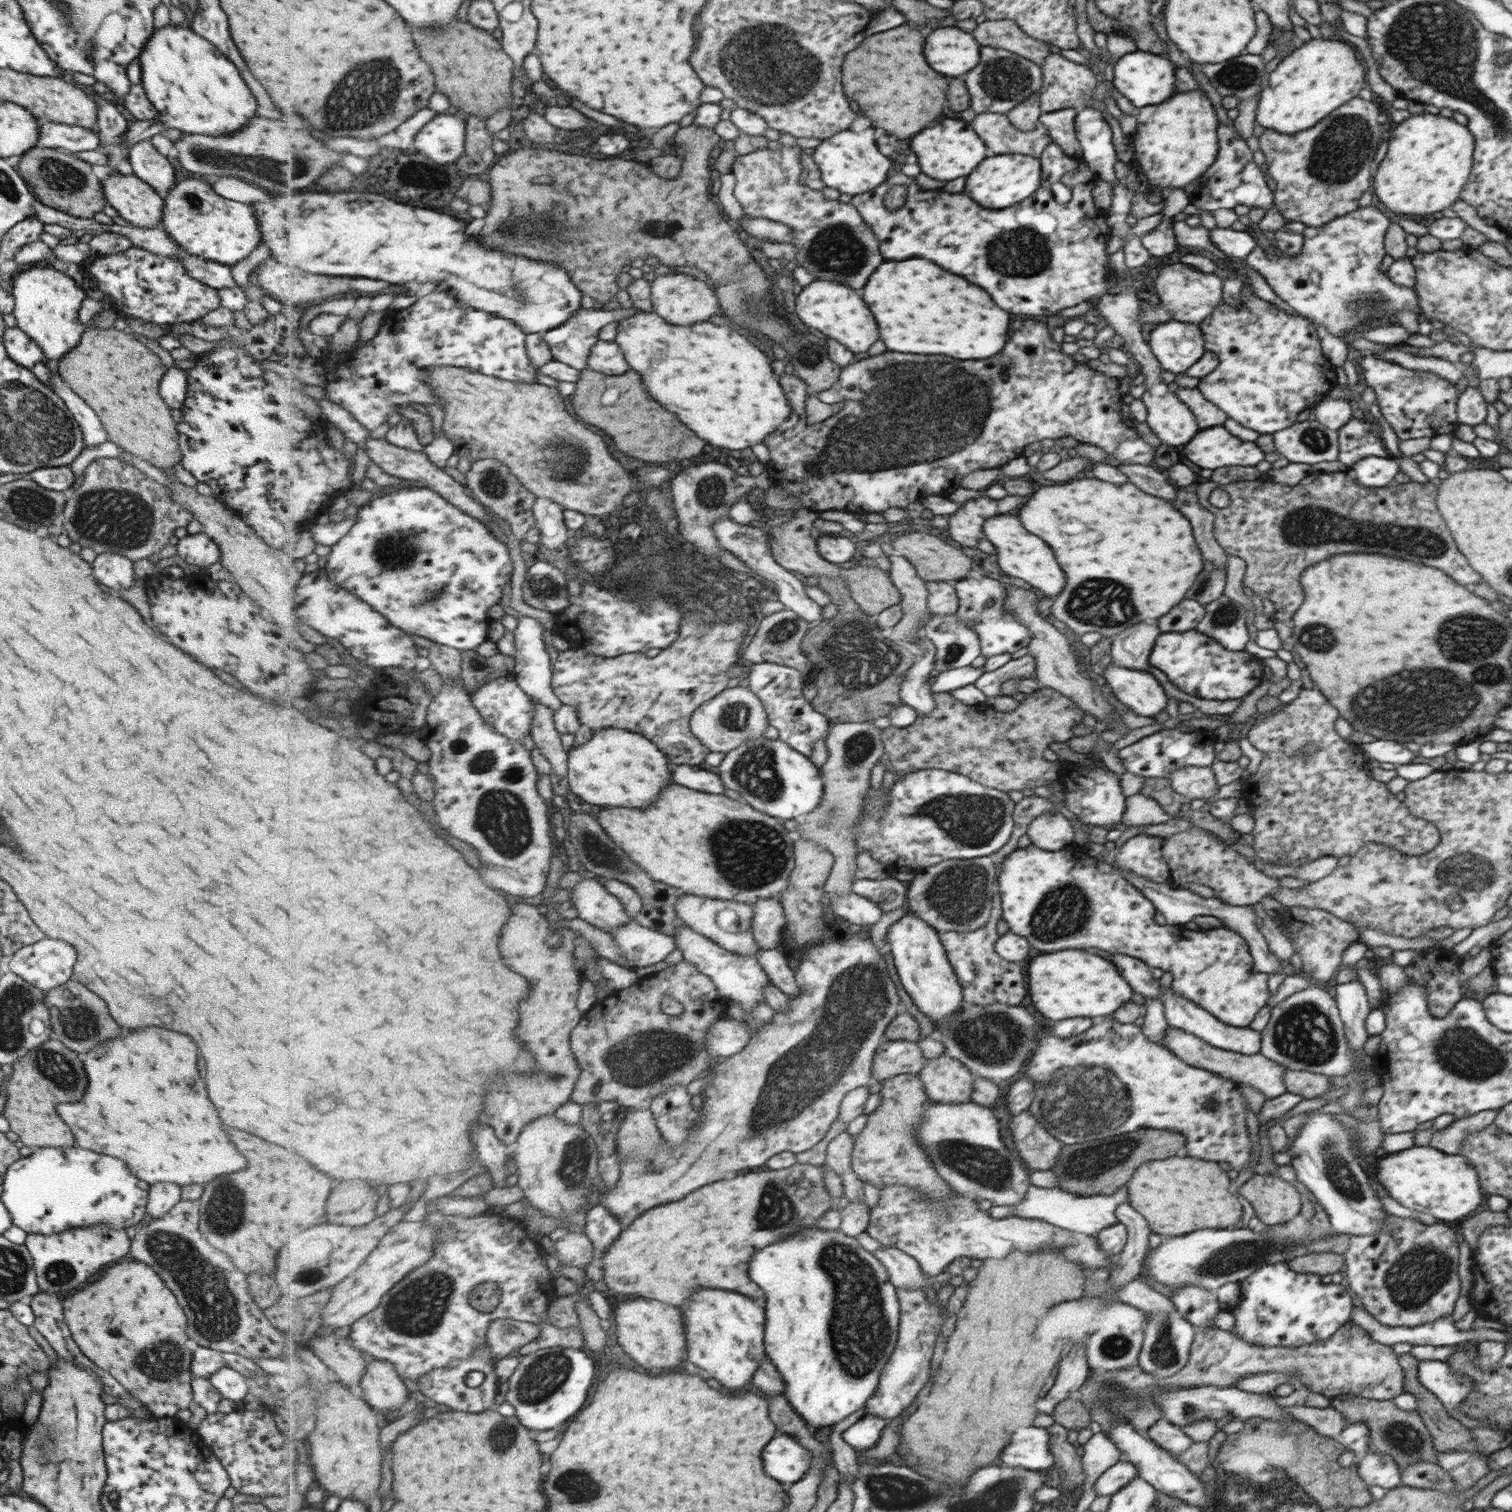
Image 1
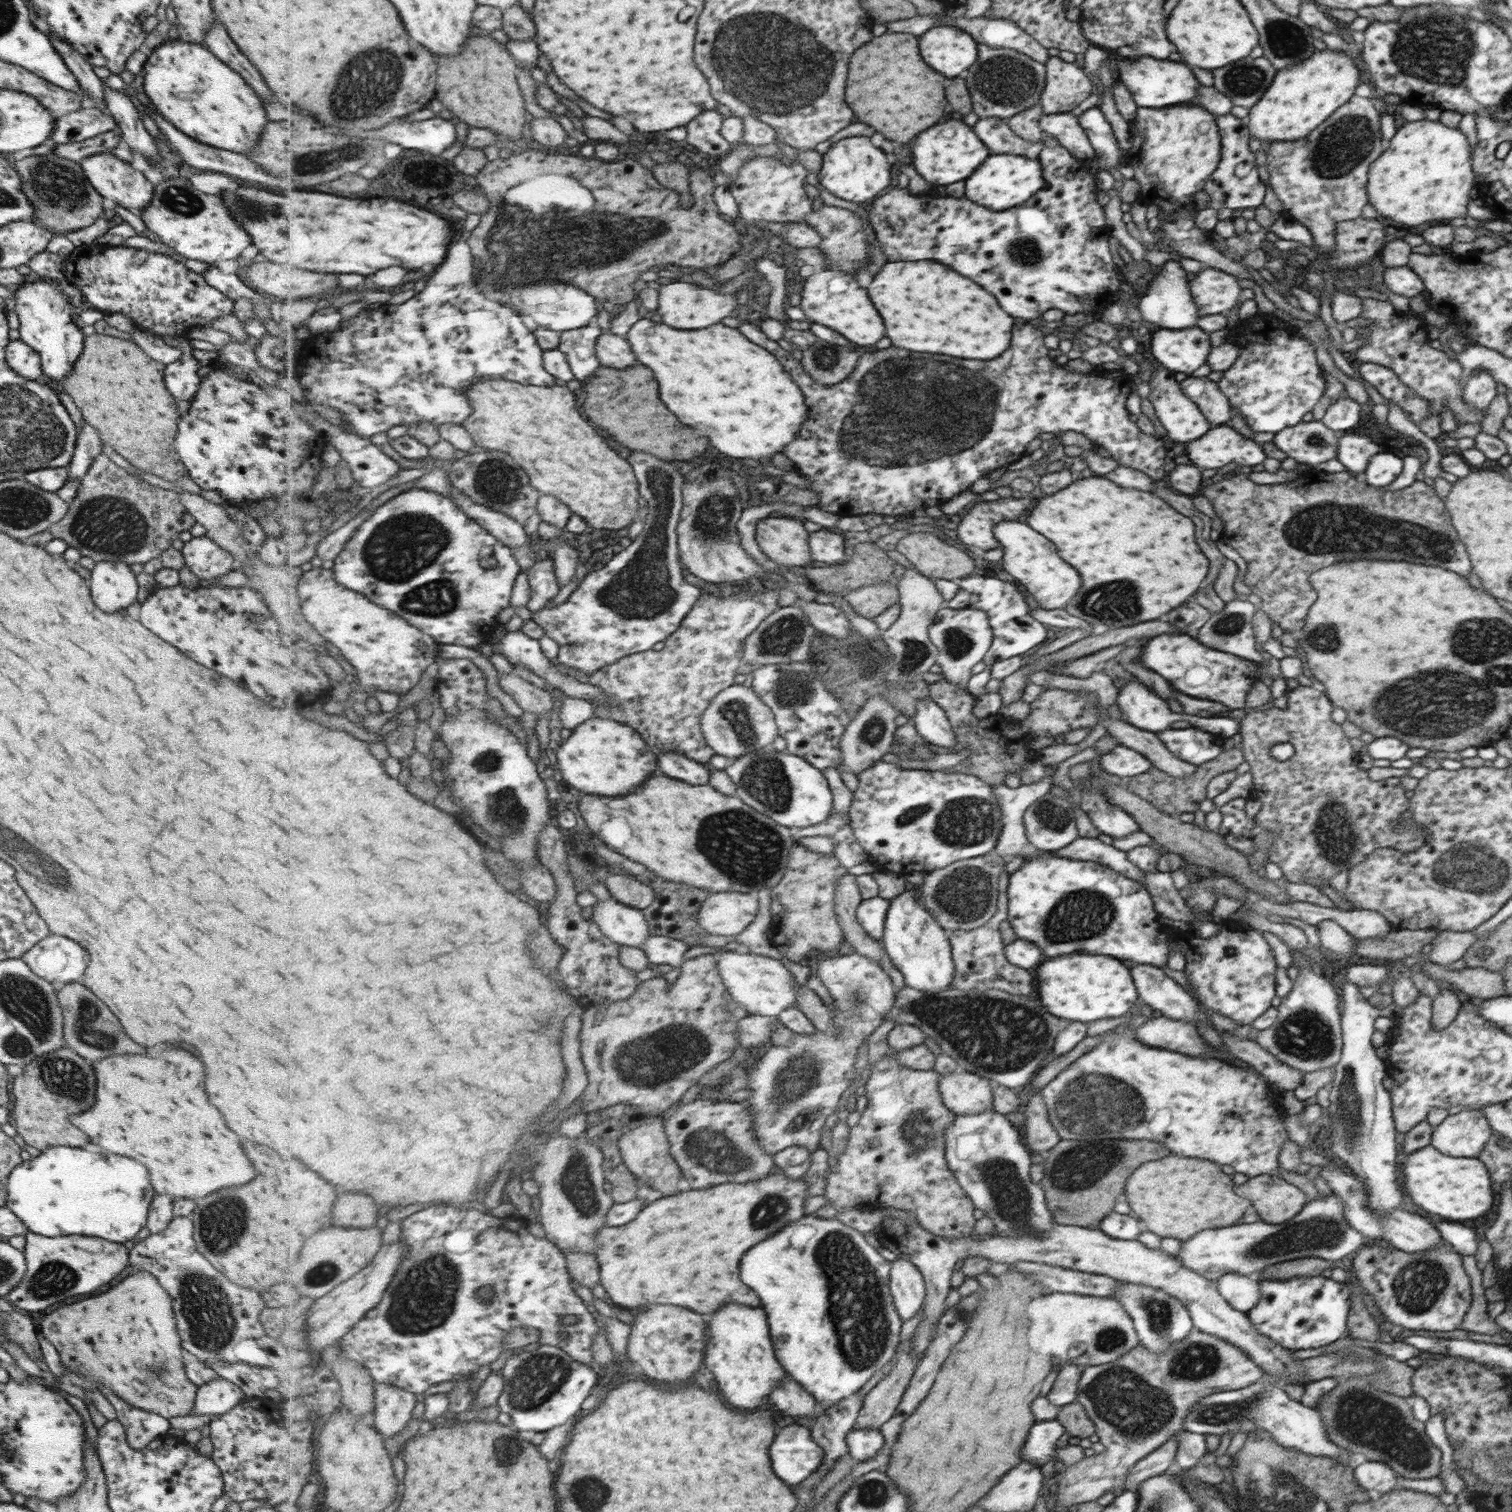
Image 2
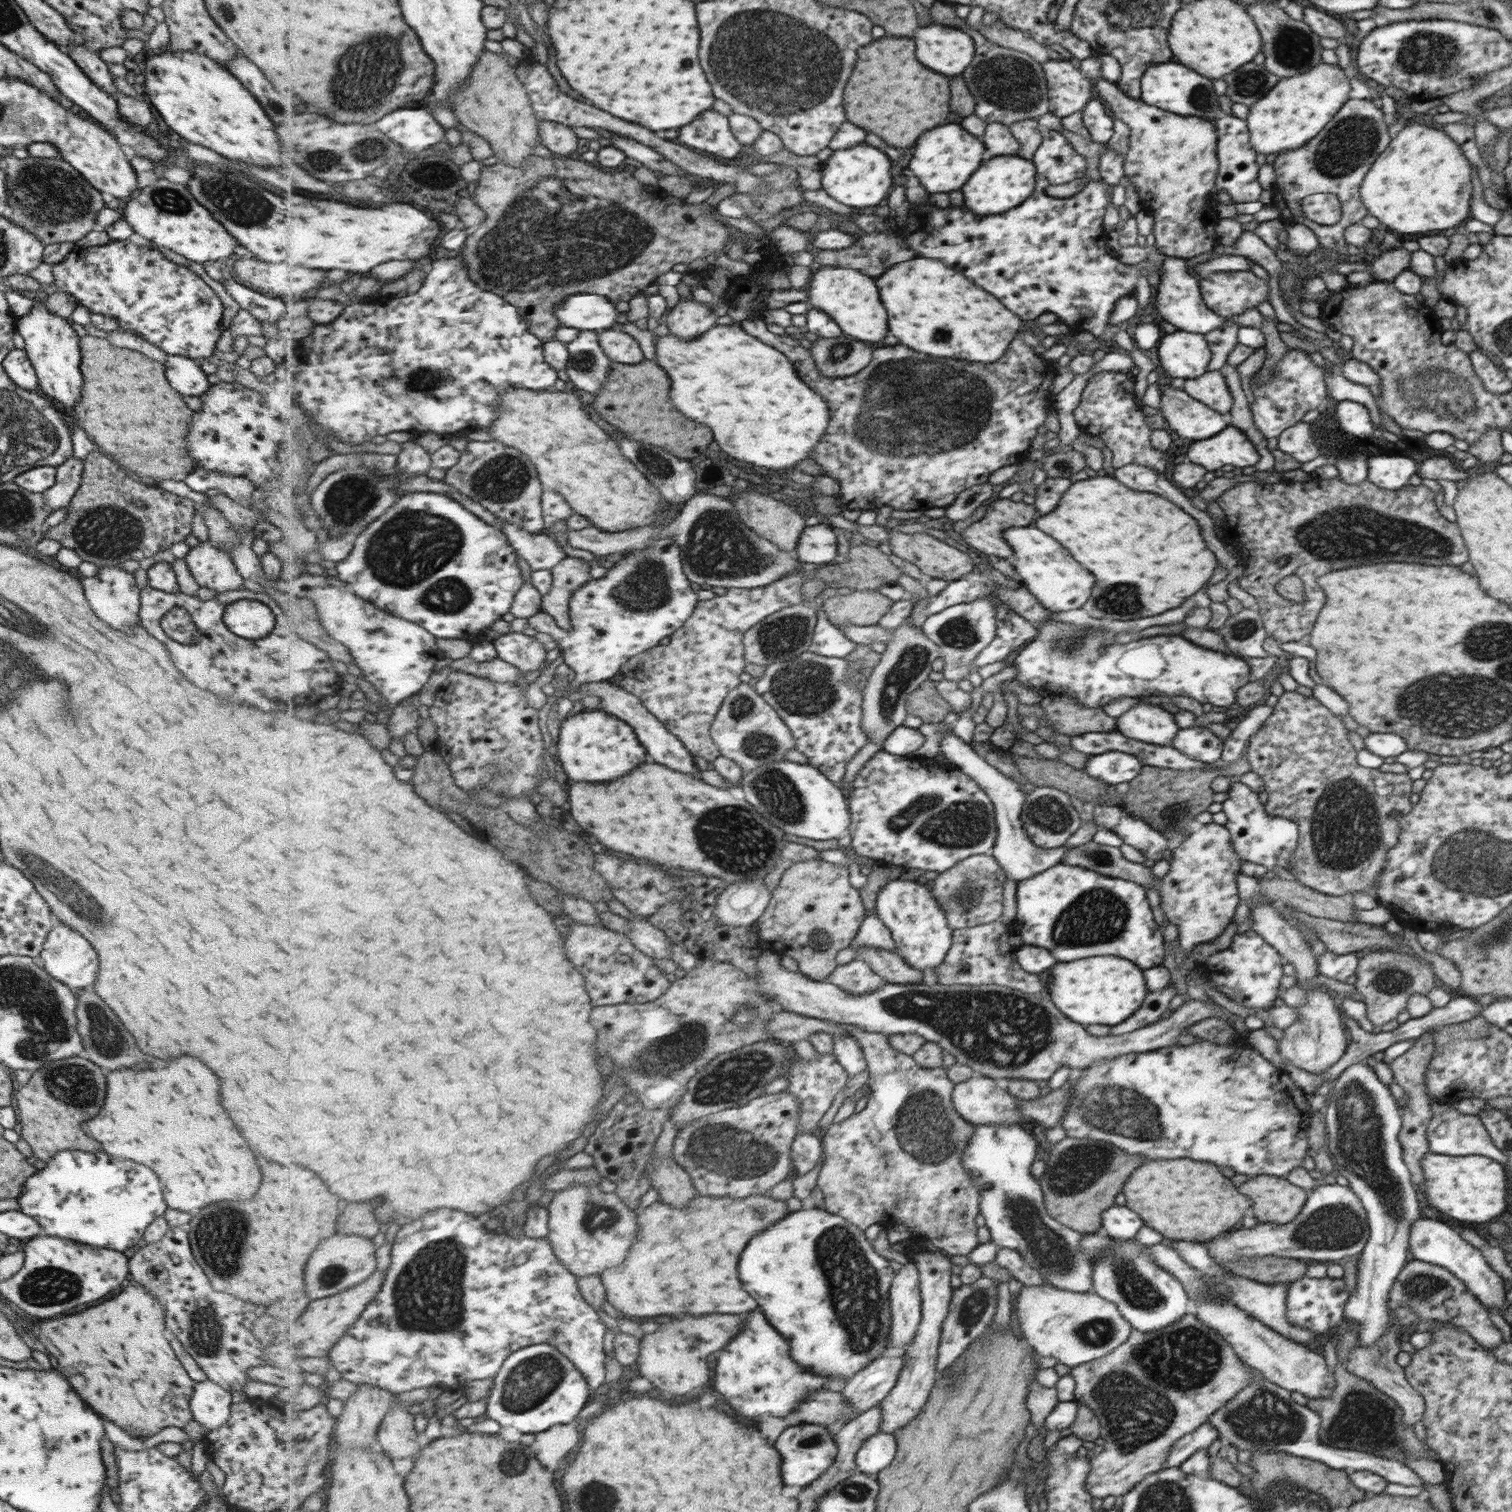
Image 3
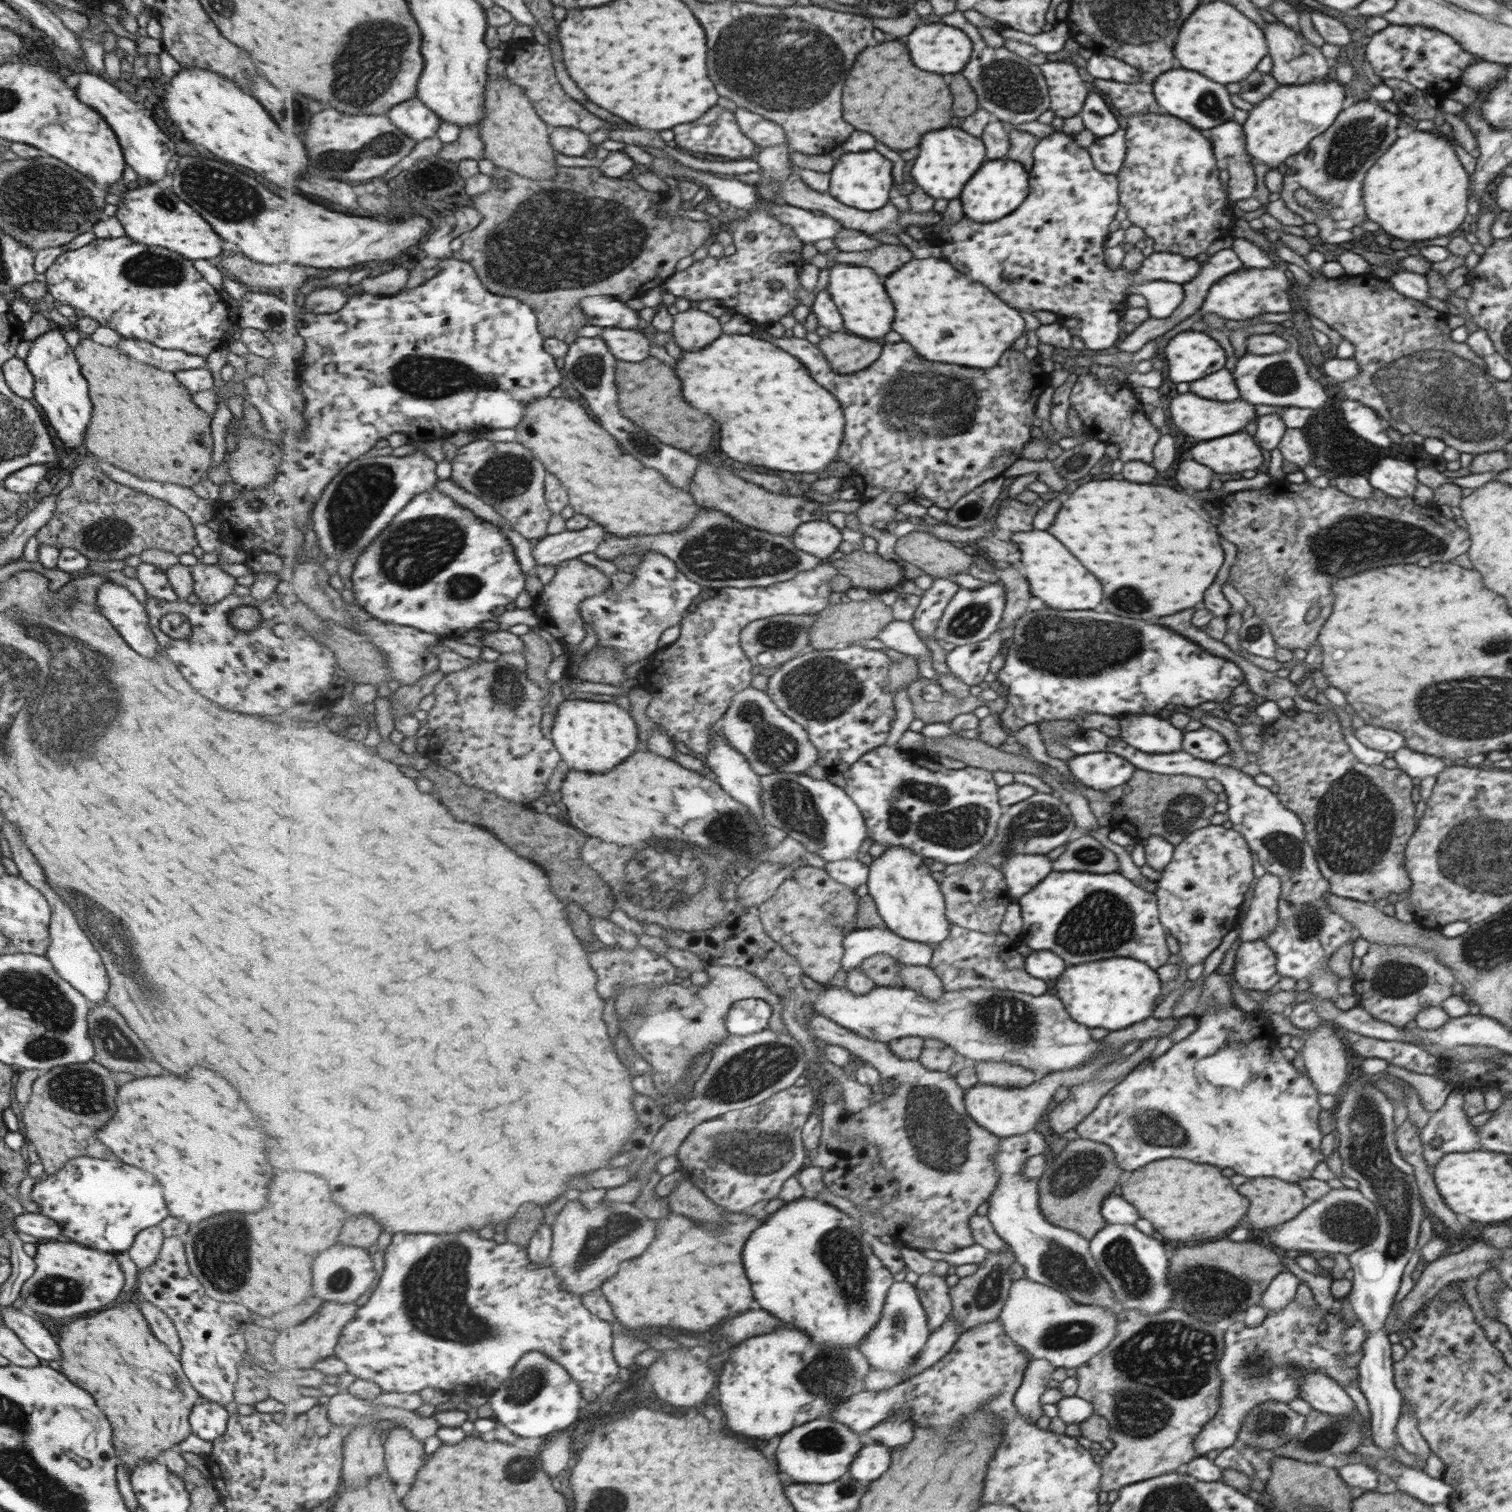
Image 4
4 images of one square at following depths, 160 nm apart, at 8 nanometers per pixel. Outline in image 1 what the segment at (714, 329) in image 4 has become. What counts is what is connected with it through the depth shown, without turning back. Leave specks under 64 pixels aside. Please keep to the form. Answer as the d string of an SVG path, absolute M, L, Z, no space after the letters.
M668 273L657 276L652 282L652 295L650 300L653 310L659 316L665 316L669 324L679 324L679 326L691 326L695 322L709 320L713 314L719 312L719 297L710 288L710 285L703 280L698 280L695 276L683 273Z

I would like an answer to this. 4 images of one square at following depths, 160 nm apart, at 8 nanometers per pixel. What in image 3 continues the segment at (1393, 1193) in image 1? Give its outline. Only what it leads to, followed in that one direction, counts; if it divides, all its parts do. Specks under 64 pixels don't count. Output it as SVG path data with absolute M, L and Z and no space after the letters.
M1427 1151L1419 1161L1423 1172L1423 1192L1435 1210L1441 1214L1459 1220L1459 1222L1483 1222L1499 1216L1507 1202L1505 1202L1505 1188L1507 1178L1499 1163L1487 1156L1469 1154L1463 1156L1449 1156L1443 1153Z

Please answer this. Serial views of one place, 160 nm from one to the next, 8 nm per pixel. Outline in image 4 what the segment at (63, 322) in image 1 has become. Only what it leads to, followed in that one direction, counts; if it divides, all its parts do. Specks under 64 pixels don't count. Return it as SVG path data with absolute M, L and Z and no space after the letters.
M54 326L29 342L28 346L24 363L34 378L32 402L39 408L46 426L55 430L55 436L65 448L74 449L83 445L81 440L91 416L91 402L87 398L87 384L79 374L74 348L67 344L63 333Z

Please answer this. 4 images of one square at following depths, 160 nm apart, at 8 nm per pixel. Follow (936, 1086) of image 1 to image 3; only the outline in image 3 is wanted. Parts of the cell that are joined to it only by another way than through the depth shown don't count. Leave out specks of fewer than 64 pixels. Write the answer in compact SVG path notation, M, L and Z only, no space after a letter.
M971 1078L952 1088L952 1107L972 1125L1019 1124L1025 1118L1018 1112L1017 1099L1006 1089L997 1087L994 1079Z

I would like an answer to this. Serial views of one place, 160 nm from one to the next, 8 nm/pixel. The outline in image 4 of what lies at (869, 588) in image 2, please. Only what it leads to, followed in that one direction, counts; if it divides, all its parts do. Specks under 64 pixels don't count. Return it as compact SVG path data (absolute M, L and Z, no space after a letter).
M875 596L862 601L849 601L825 608L818 614L816 623L810 630L810 649L835 649L853 646L856 642L878 638L878 634L886 624L895 621L892 605L883 604Z

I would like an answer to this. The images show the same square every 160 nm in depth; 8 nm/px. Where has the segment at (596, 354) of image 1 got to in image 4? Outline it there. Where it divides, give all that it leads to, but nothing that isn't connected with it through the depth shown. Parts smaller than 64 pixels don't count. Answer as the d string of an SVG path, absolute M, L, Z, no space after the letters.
M605 327L601 337L618 360L640 363L650 357L649 336L635 329Z

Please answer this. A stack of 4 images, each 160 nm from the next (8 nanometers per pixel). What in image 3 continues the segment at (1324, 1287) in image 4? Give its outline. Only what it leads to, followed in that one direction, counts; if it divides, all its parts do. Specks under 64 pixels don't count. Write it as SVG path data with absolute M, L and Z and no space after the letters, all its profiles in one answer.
M1350 1064L1341 1071L1330 1085L1330 1090L1326 1094L1327 1108L1325 1108L1325 1132L1328 1154L1338 1170L1338 1174L1346 1178L1349 1182L1348 1188L1357 1195L1365 1211L1368 1224L1368 1240L1364 1244L1362 1251L1355 1256L1356 1260L1356 1286L1349 1295L1349 1300L1343 1306L1343 1316L1346 1319L1354 1320L1358 1330L1358 1341L1361 1347L1372 1347L1383 1334L1387 1322L1389 1322L1388 1292L1391 1291L1392 1284L1397 1278L1404 1264L1407 1263L1408 1236L1410 1224L1417 1222L1419 1218L1419 1206L1417 1206L1417 1192L1413 1188L1407 1165L1403 1161L1403 1148L1399 1148L1397 1134L1400 1134L1399 1112L1397 1106L1389 1094L1389 1090L1377 1080L1373 1070L1365 1064Z

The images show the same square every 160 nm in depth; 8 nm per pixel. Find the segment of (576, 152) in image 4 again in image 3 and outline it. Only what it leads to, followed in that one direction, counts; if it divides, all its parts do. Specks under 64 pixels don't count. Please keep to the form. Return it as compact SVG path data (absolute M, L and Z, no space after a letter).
M540 121L541 143L556 156L571 156L576 154L581 139L571 127L553 121Z

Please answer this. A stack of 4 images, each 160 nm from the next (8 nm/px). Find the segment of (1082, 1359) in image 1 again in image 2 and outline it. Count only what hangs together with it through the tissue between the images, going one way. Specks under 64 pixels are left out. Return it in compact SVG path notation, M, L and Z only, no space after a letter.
M1074 1364L1060 1365L1053 1386L1046 1395L1047 1401L1057 1408L1074 1402L1081 1371L1081 1366L1078 1367Z

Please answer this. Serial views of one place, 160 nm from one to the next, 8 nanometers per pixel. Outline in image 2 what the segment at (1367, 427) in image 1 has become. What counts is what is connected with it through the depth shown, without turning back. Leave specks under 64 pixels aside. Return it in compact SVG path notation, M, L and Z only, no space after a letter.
M1343 434L1337 440L1335 458L1345 470L1362 476L1369 458L1379 453L1378 448L1367 436Z

